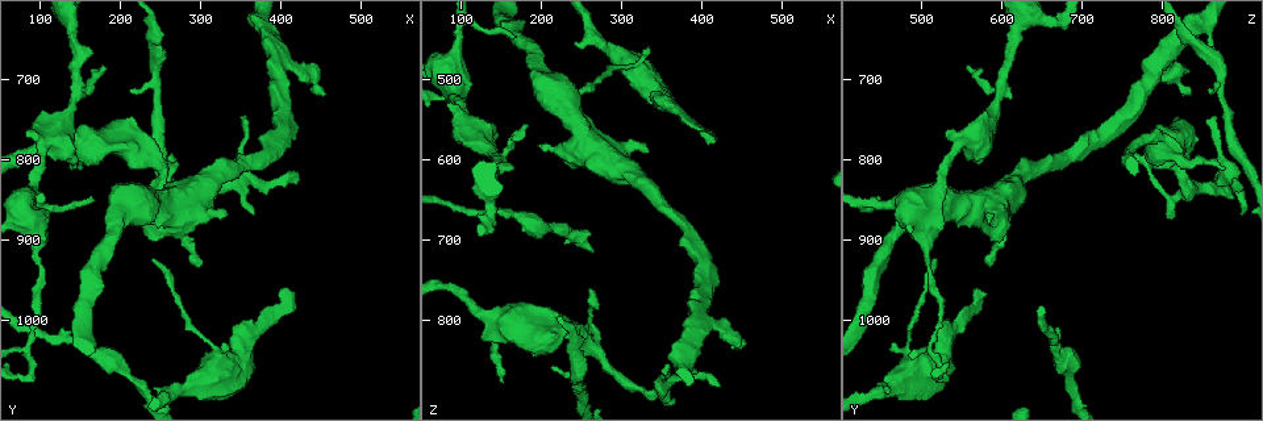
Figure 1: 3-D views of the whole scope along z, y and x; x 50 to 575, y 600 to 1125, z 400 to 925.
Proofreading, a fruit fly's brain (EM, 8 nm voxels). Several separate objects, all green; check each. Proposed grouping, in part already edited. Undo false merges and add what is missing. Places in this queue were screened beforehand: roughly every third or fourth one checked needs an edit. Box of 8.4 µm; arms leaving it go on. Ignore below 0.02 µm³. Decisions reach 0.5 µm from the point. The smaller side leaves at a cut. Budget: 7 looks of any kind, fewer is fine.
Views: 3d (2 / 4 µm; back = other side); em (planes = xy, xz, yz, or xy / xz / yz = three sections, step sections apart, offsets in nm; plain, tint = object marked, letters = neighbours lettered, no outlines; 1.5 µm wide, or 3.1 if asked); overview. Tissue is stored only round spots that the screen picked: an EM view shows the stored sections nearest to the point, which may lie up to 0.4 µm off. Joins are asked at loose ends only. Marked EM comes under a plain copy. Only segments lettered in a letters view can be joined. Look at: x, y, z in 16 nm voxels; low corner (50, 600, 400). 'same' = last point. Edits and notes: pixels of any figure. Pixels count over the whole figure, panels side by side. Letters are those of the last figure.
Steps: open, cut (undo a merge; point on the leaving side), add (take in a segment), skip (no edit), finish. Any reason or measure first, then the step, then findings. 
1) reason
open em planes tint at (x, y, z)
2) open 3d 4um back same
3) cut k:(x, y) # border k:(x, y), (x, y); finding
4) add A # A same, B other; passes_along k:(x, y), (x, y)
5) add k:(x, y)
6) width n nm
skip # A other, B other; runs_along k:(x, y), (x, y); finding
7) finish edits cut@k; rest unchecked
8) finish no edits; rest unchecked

thin end
open 3d 4um at (240, 920, 515)

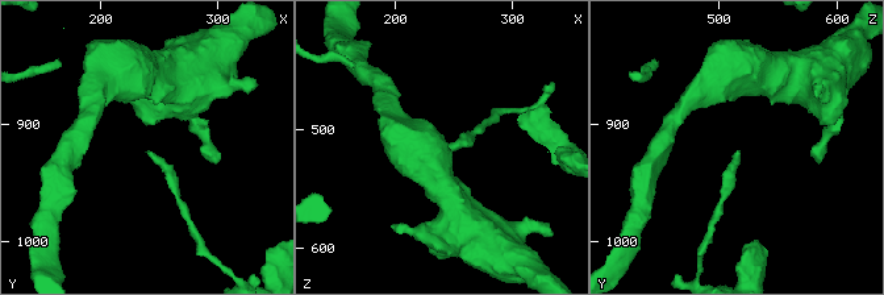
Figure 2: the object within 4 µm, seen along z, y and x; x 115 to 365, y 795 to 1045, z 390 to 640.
open em planes letters at (240, 924, 516)

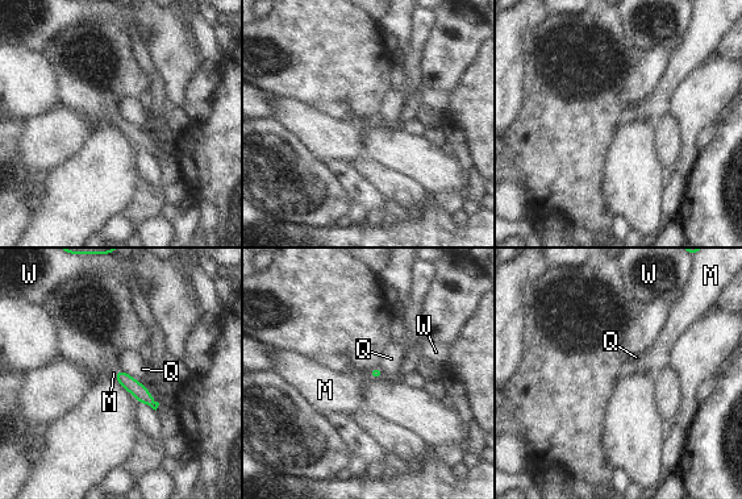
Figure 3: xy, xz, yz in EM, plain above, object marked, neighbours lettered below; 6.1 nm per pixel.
add M # M same, Q other, W other; it goes on there

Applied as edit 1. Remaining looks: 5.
open overview

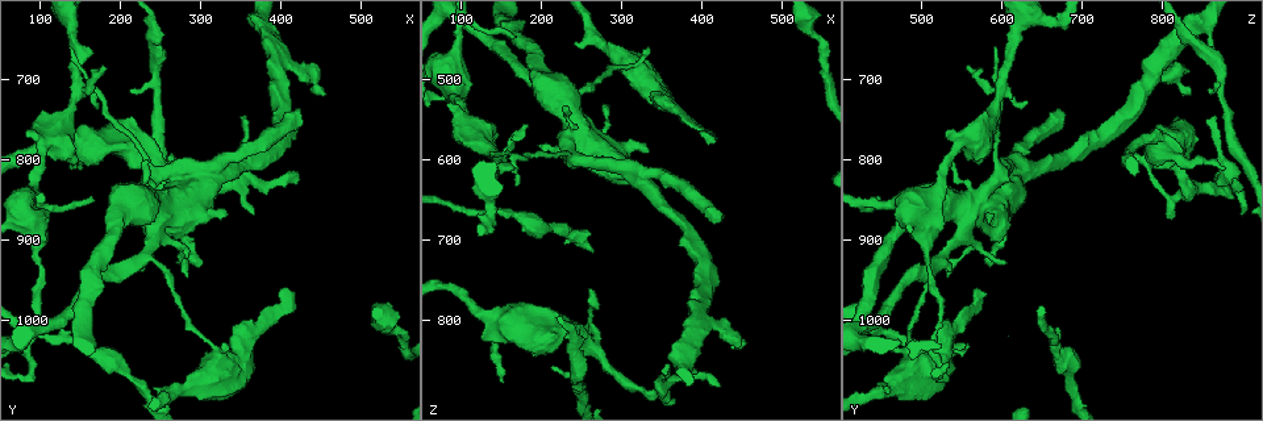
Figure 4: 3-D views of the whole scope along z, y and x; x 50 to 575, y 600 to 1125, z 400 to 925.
free end
open em planes tint at (425, 740, 680)

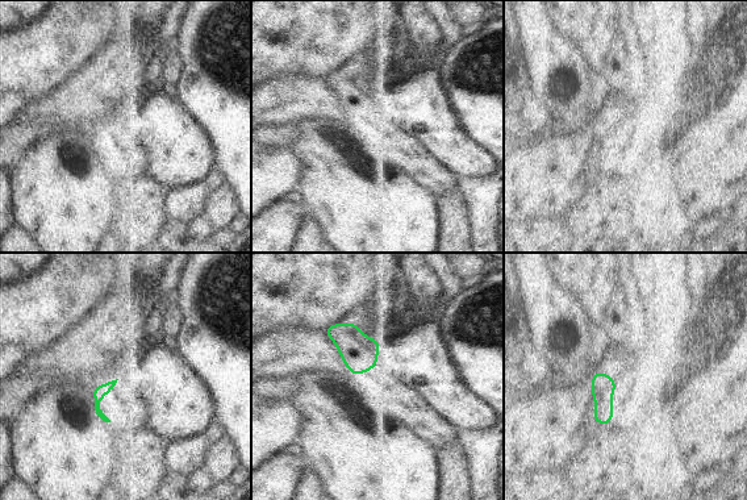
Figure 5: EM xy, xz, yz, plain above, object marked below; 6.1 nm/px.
open em planes letters same

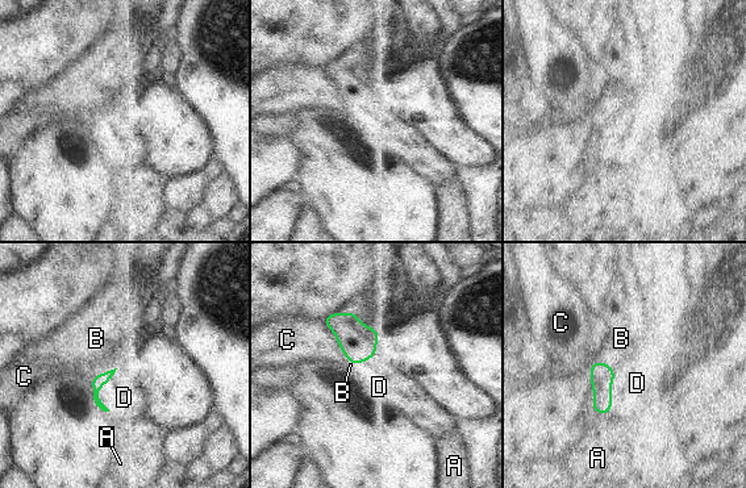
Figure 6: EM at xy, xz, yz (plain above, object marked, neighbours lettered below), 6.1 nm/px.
add D # A other, B other, C other, D same; the neuron continues

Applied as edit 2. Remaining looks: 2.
finish edits add@3, add@6; rest unchecked

